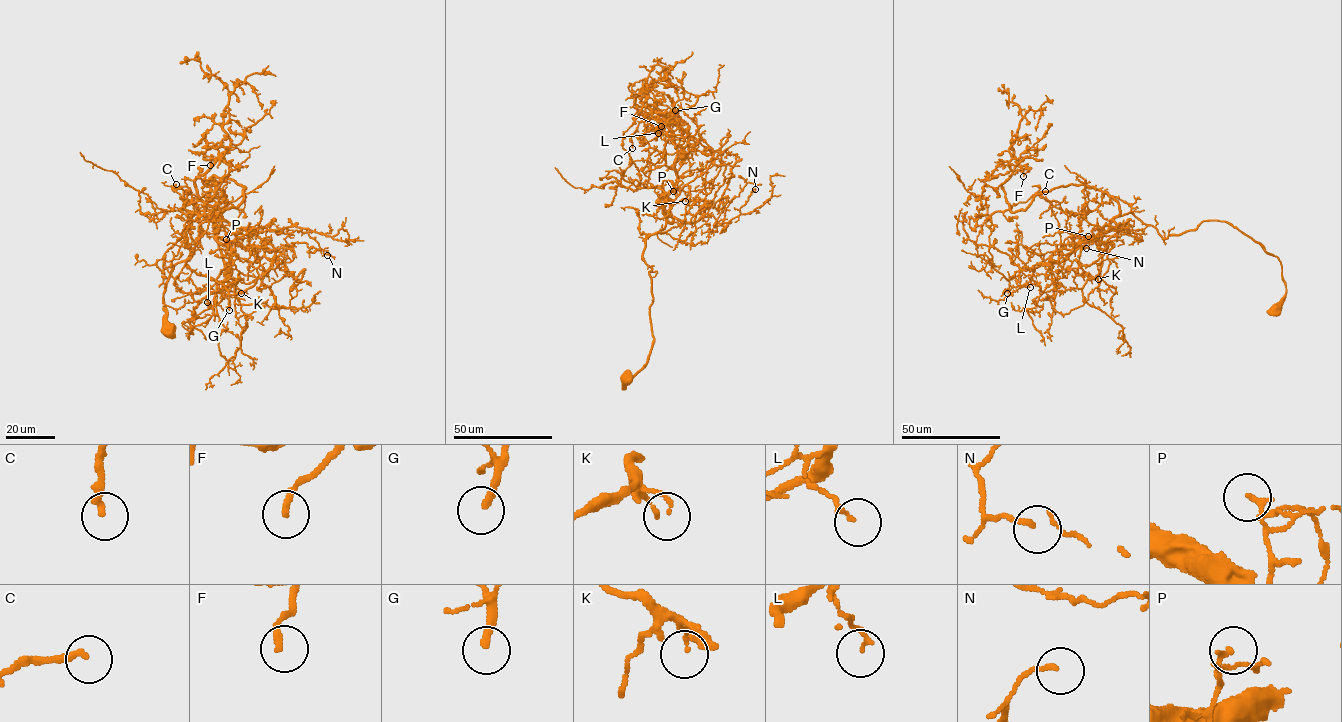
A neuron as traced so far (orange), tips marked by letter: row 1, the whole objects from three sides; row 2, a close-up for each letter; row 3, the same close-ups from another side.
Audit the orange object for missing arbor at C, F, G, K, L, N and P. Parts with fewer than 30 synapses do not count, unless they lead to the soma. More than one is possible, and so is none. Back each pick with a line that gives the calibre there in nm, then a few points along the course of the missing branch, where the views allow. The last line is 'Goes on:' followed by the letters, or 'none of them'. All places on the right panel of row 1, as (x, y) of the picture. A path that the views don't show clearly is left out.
G: 220 nm thick; missing branch runs (1007, 293), (1018, 306), (1020, 315), (1016, 317)
Goes on: G

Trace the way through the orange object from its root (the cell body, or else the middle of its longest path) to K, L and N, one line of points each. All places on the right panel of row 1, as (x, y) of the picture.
K: (1277, 310), (1286, 293), (1280, 261), (1224, 221), (1163, 238), (1132, 213), (1116, 216), (1098, 238), (1098, 279)
L: (1277, 310), (1279, 259), (1217, 220), (1163, 238), (1132, 213), (1116, 216), (1038, 265), (1030, 287)
N: (1277, 310), (1286, 293), (1280, 261), (1224, 221), (1163, 238), (1126, 213), (1086, 248)

